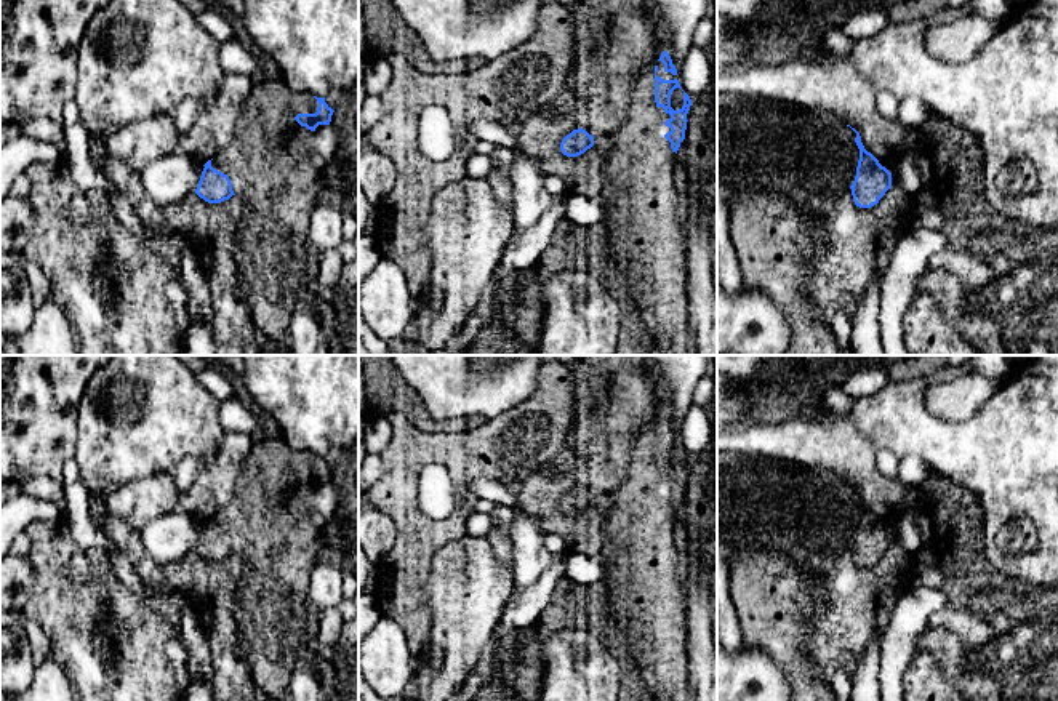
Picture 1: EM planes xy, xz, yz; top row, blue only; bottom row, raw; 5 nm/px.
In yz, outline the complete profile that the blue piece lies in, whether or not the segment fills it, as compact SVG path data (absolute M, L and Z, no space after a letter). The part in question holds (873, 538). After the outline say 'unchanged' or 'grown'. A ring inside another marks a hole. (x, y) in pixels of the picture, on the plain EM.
M855 487L852 488L856 491L855 501L860 507L860 519L856 535L850 547L856 565L871 567L877 563L892 546L892 531L864 507L860 491Z; unchanged

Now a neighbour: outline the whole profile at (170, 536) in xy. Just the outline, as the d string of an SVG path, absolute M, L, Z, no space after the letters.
M178 509L155 517L138 533L154 563L163 568L195 551L203 527L192 514Z

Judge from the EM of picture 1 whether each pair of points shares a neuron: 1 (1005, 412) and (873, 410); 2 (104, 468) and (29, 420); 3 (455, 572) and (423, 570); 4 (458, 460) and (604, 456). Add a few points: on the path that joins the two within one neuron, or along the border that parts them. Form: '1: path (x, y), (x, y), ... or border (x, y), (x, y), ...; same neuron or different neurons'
1: path (972, 432), (919, 432), (906, 426); same neuron
2: border (79, 412), (77, 447), (72, 456); different neurons
3: border (439, 559), (429, 607); different neurons
4: border (572, 421), (567, 431), (564, 458); different neurons

